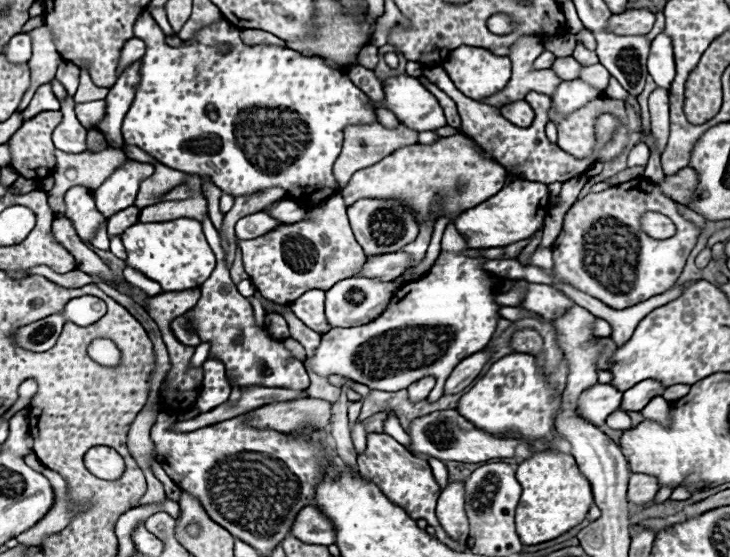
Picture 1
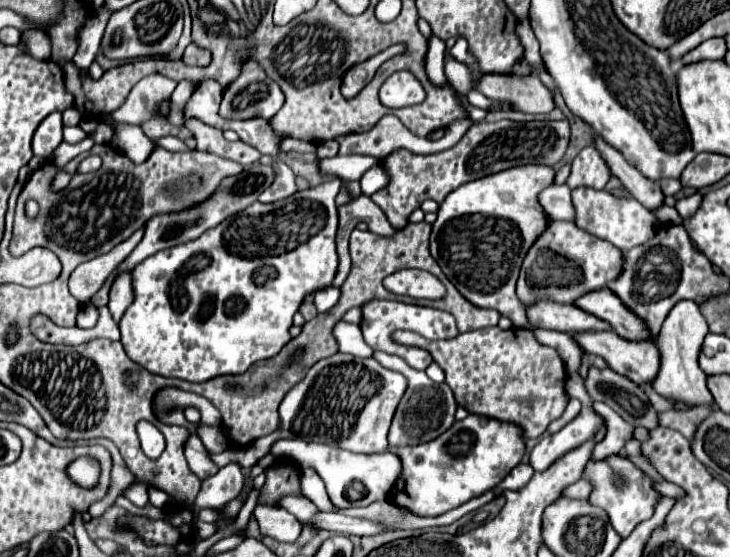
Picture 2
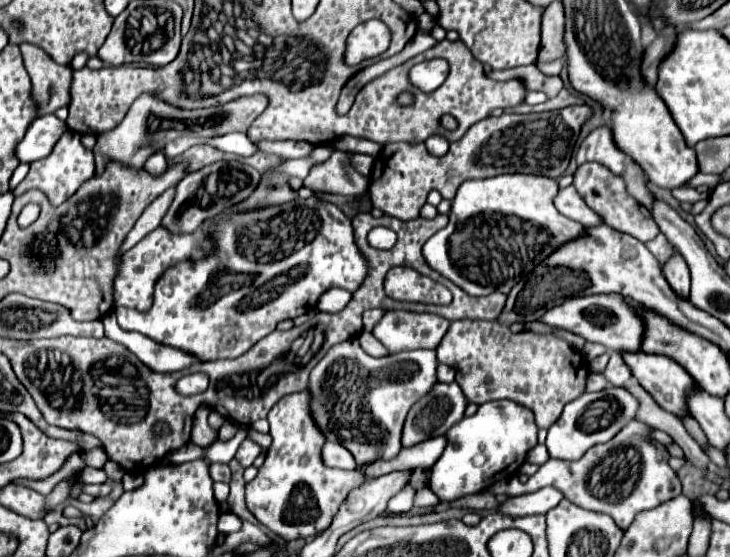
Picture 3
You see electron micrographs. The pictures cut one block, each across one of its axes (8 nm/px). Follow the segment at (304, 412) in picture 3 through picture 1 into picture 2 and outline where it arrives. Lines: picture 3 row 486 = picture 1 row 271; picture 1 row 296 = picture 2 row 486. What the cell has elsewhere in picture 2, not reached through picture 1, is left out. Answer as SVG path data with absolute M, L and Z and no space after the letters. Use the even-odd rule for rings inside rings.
M286 462L280 464L278 468L266 470L266 476L268 480L260 492L258 504L276 506L276 502L286 494L300 496L300 470L294 462Z

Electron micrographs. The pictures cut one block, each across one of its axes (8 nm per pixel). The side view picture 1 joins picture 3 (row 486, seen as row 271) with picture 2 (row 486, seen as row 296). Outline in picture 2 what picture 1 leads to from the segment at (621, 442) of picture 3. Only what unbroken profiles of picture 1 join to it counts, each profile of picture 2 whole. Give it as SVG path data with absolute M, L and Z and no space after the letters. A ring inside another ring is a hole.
M610 456L602 462L590 460L586 464L584 478L588 482L594 482L594 494L590 494L590 502L594 502L594 506L600 506L608 512L614 530L622 538L628 538L640 522L644 522L652 516L654 504L660 498L658 492L654 492L654 488L652 488L652 480L646 474L642 474L630 460L626 460L622 456Z

